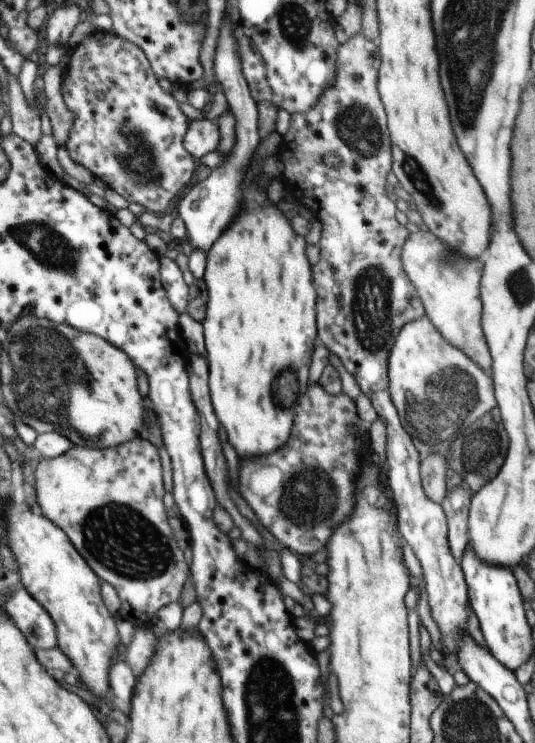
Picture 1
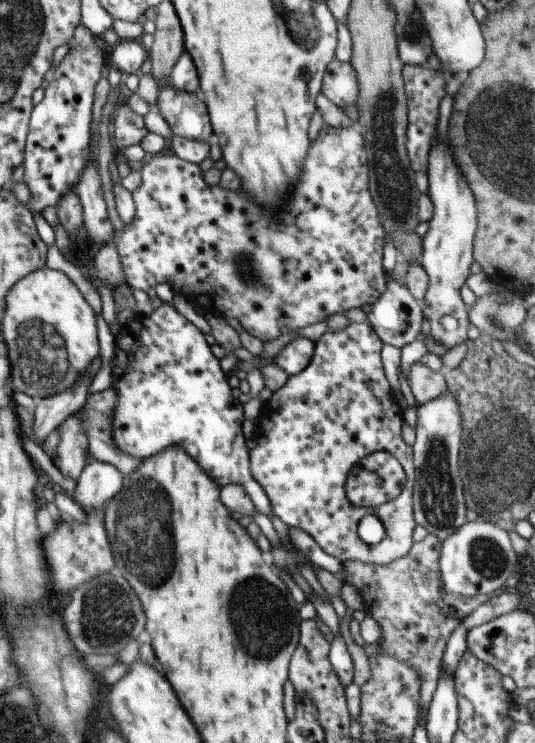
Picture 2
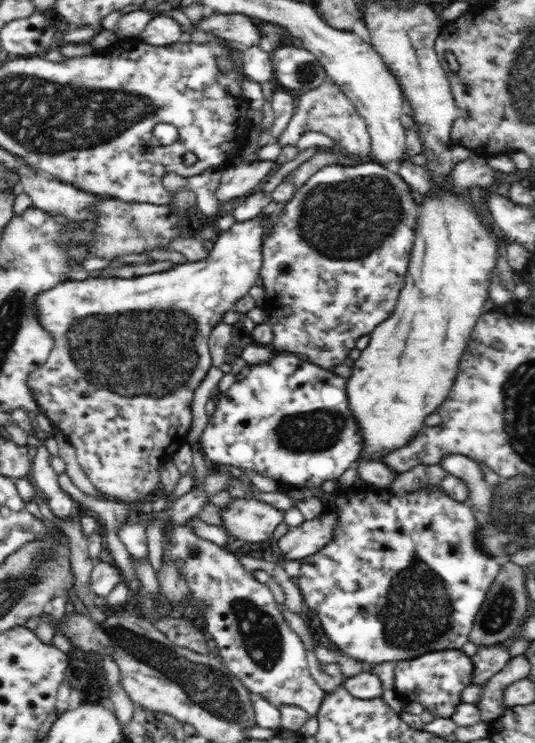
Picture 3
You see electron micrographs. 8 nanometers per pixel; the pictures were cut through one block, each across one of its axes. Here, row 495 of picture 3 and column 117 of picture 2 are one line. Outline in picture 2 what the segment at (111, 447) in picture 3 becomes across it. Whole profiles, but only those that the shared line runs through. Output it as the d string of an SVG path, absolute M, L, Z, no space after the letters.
M128 102L118 106L113 115L112 142L115 152L123 152L133 145L140 145L149 134L145 121L130 108Z

